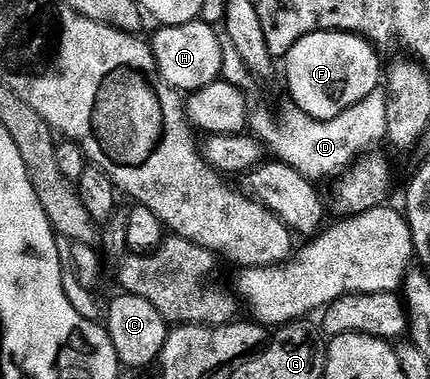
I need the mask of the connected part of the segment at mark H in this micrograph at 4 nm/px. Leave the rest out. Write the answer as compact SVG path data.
M197 20L186 25L159 27L150 49L153 58L168 85L184 94L196 93L219 81L225 68L221 35L211 24Z

